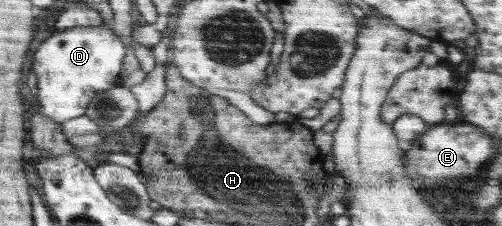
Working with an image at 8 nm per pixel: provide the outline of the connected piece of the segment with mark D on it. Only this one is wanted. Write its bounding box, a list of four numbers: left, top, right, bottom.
[31,27,126,122]

